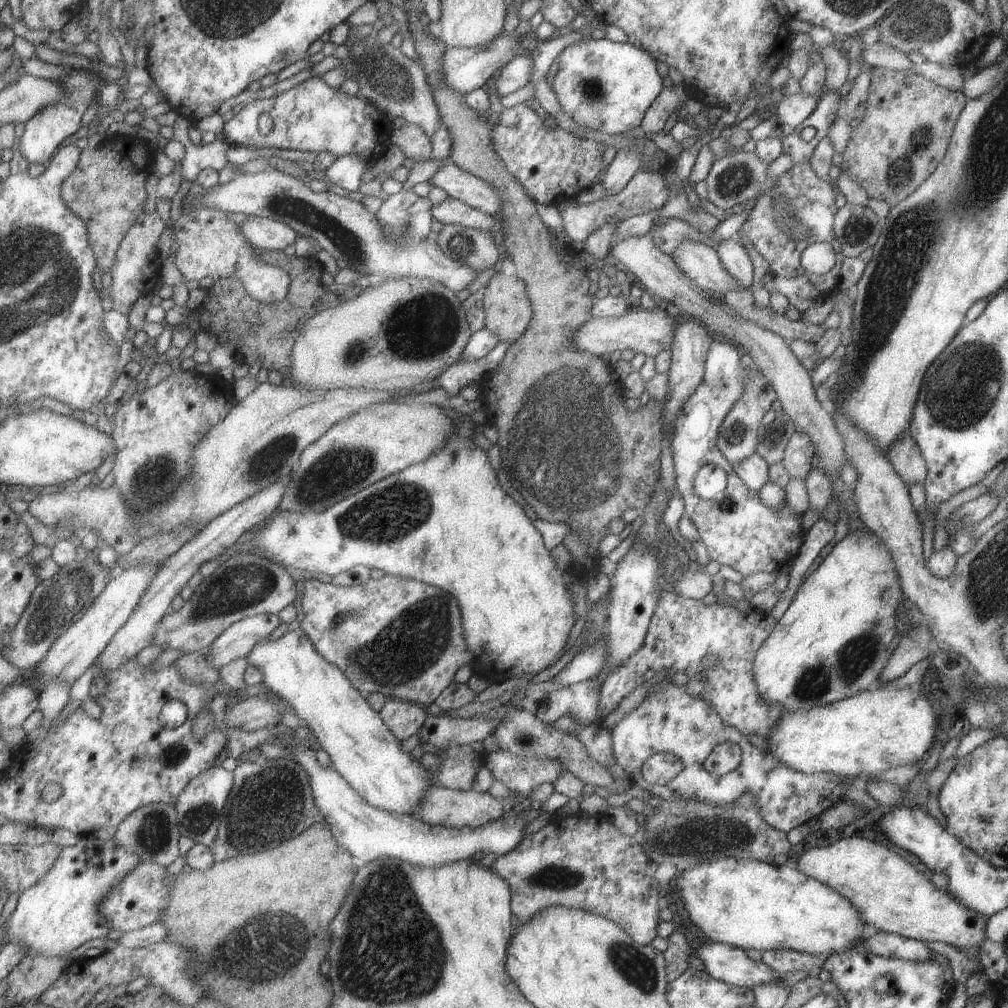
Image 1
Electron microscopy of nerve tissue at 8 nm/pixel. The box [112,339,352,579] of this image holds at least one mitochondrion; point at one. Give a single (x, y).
(269, 460)

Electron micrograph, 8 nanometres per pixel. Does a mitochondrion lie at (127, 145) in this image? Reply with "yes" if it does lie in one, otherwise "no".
no

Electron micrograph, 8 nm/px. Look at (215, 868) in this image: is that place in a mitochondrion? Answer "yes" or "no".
no

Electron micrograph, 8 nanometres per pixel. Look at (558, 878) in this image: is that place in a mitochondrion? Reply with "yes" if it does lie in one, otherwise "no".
yes

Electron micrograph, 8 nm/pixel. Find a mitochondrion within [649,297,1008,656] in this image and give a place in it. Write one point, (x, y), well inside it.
(963, 389)

